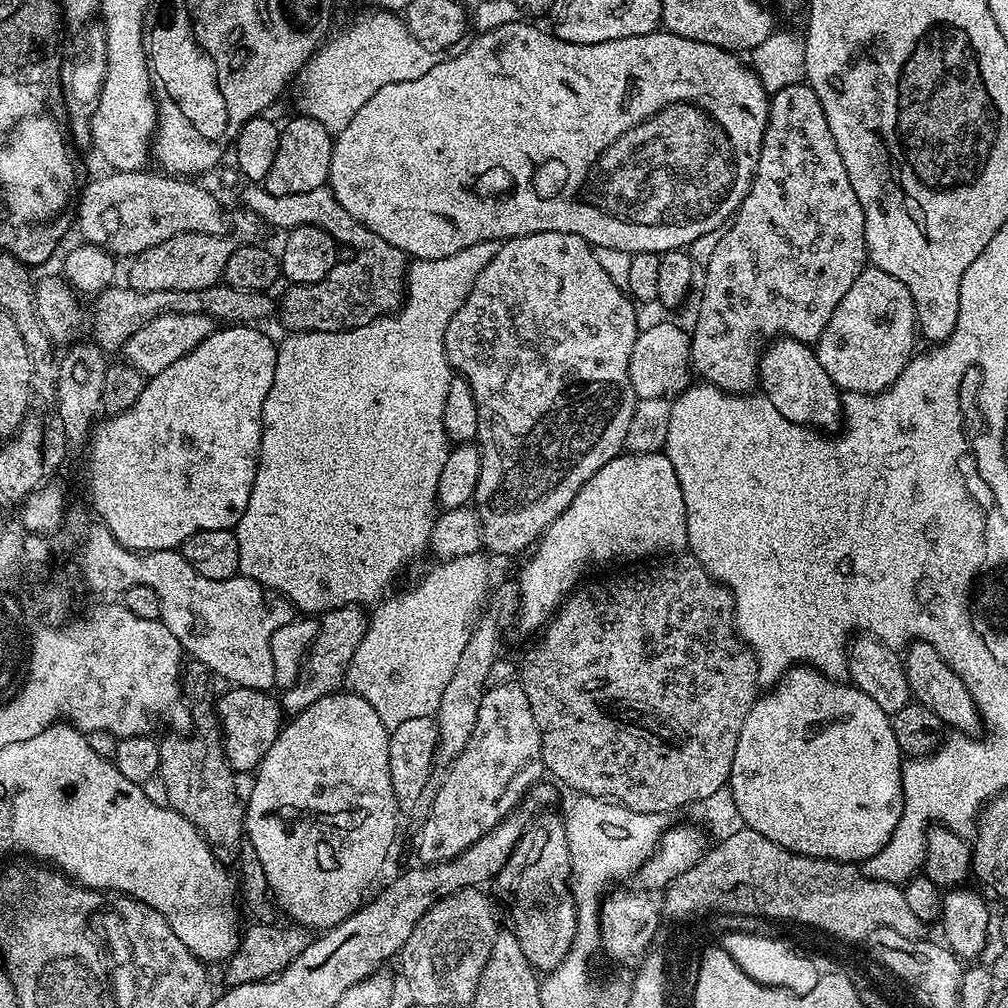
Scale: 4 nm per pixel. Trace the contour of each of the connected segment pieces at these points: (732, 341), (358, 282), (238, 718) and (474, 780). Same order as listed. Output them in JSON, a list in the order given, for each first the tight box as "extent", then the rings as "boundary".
[{"extent":[690,82,869,394],"boundary":[[[807,82],[786,86],[782,90],[771,93],[768,106],[768,129],[764,132],[762,150],[752,185],[746,198],[737,208],[736,215],[719,233],[715,243],[714,254],[711,255],[707,267],[702,272],[704,293],[700,296],[700,309],[696,312],[696,329],[691,329],[690,332],[693,367],[699,375],[700,372],[704,375],[701,377],[707,383],[721,388],[724,392],[748,394],[757,387],[760,357],[766,341],[769,338],[787,338],[811,345],[819,340],[822,330],[826,330],[826,322],[830,322],[830,314],[834,314],[834,306],[842,302],[846,290],[854,286],[854,278],[858,278],[858,274],[862,274],[862,270],[869,263],[868,247],[864,237],[864,208],[858,202],[858,194],[854,194],[854,186],[850,186],[850,174],[846,174],[846,162],[842,162],[842,154],[838,154],[834,134],[830,134],[830,122],[826,122],[822,102],[818,102],[818,94],[814,94],[814,90]]]},{"extent":[278,227,409,334],"boundary":[[[361,227],[360,253],[352,256],[348,261],[338,262],[322,282],[313,284],[293,284],[285,287],[284,297],[278,300],[278,317],[288,330],[296,332],[319,332],[321,334],[335,334],[344,332],[347,328],[359,326],[377,316],[387,316],[395,313],[406,300],[406,281],[408,279],[409,257],[405,256],[398,246],[390,246],[378,234],[370,229]]]},{"extent":[214,686,282,773],"boundary":[[[235,686],[227,689],[215,701],[214,708],[218,713],[218,727],[224,745],[224,753],[228,765],[233,772],[255,773],[260,767],[262,758],[266,758],[266,750],[274,746],[282,727],[282,704],[279,699],[267,691],[258,688],[238,688]]]},{"extent":[416,682,540,862],"boundary":[[[511,682],[504,686],[497,686],[494,689],[485,691],[482,698],[482,706],[478,706],[478,722],[474,722],[474,734],[470,734],[470,742],[466,742],[466,750],[462,750],[462,754],[458,754],[456,761],[452,763],[451,768],[443,773],[444,781],[439,781],[436,789],[436,797],[434,802],[426,809],[428,816],[424,820],[424,825],[420,828],[420,837],[416,840],[416,852],[421,857],[419,858],[424,862],[435,862],[438,860],[451,860],[454,856],[461,856],[466,849],[474,846],[474,842],[478,842],[478,838],[482,838],[490,830],[494,830],[496,824],[501,824],[506,817],[513,811],[512,808],[517,807],[518,800],[512,796],[504,796],[512,788],[512,783],[523,774],[528,768],[528,763],[531,760],[535,761],[540,754],[540,731],[534,722],[534,710],[530,710],[530,698],[526,698],[526,690],[518,682]]]}]

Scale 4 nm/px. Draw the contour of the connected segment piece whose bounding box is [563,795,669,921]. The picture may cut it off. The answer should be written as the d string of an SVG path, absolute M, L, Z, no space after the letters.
M577 795L575 799L568 816L563 817L566 840L570 846L572 886L577 893L597 895L596 898L582 896L581 893L576 896L579 919L595 921L598 916L597 897L612 884L611 880L616 880L619 876L631 877L660 847L660 838L665 835L667 828L664 827L667 826L669 817L663 812L635 812L625 804L599 800L593 796Z

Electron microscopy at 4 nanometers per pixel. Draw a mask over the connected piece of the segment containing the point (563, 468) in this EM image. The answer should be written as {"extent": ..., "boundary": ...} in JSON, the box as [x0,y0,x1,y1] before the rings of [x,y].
{"extent":[444,232,638,556],"boundary":[[[535,232],[529,236],[513,236],[505,239],[497,248],[500,249],[498,249],[496,253],[491,253],[491,255],[488,256],[488,264],[478,274],[478,278],[474,282],[474,286],[470,290],[466,302],[462,302],[462,306],[456,311],[454,318],[450,318],[450,326],[446,326],[444,349],[448,355],[448,363],[452,365],[453,369],[455,369],[459,375],[463,376],[464,379],[468,381],[470,390],[474,394],[474,402],[478,406],[478,430],[476,431],[476,440],[478,441],[480,450],[482,470],[478,474],[474,509],[477,517],[480,519],[480,525],[483,528],[483,547],[485,549],[489,548],[492,552],[497,552],[500,556],[512,556],[515,552],[522,551],[523,548],[529,547],[528,549],[531,549],[533,545],[539,541],[540,537],[548,531],[548,527],[554,522],[554,518],[561,516],[570,506],[574,494],[578,494],[580,487],[582,487],[594,473],[598,470],[602,470],[602,466],[606,466],[606,462],[610,462],[615,456],[621,455],[621,453],[625,451],[624,443],[626,442],[626,430],[630,430],[630,420],[634,418],[634,410],[636,409],[636,401],[638,399],[636,391],[633,390],[632,383],[628,377],[630,354],[634,350],[634,342],[638,335],[638,327],[636,328],[637,305],[625,289],[618,287],[614,282],[610,282],[610,274],[606,274],[606,270],[602,270],[602,265],[599,264],[592,245],[587,244],[578,234],[566,234],[565,232]]]}

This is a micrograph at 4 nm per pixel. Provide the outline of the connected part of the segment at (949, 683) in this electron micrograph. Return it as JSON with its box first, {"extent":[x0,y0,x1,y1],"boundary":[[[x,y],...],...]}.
{"extent":[903,640,982,734],"boundary":[[[914,640],[911,644],[907,645],[907,652],[908,656],[905,655],[903,661],[911,695],[919,703],[925,704],[930,710],[934,710],[934,714],[938,714],[940,721],[949,729],[955,730],[960,734],[979,733],[982,728],[982,721],[980,719],[980,711],[976,709],[972,691],[968,689],[962,677],[942,658],[942,654],[938,654],[938,650],[934,650],[934,646],[930,646],[930,642],[922,642],[921,640]]]}

